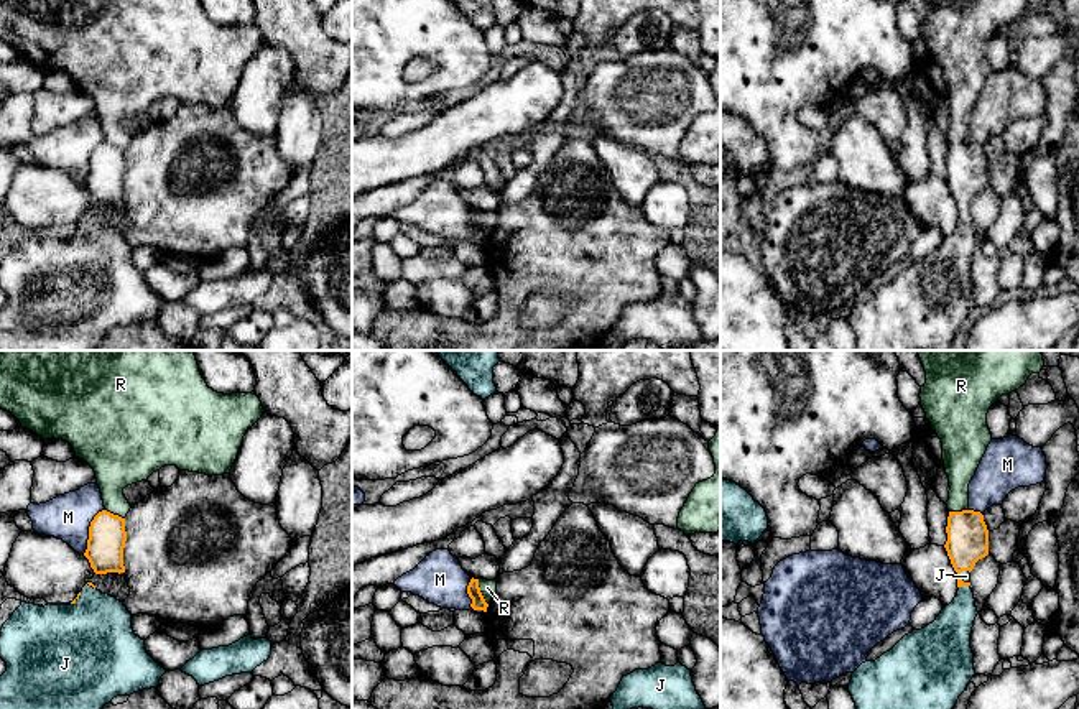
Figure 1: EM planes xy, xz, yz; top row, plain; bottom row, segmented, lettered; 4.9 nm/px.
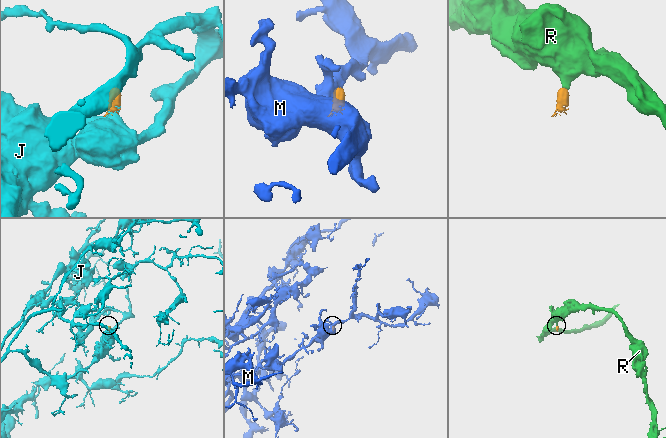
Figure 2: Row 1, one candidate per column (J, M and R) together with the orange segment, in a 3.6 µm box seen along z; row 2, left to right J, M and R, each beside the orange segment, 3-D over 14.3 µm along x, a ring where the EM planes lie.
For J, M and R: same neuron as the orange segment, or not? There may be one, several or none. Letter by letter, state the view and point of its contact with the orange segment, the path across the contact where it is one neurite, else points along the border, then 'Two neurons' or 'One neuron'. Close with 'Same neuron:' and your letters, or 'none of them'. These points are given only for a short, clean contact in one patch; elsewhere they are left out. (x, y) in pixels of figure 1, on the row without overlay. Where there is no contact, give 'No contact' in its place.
J: Touches orange at yz (959, 209). Path across: yz (967, 168), (959, 209), (966, 208). One neuron
M: Touches orange at xy (89, 162). Boundary: xy (104, 140), (91, 153), (87, 180), (83, 185). Two neurons
R: Touches orange at xz (481, 224). Boundary: xz (477, 211), (479, 222), (487, 236). Two neurons
Same neuron: J

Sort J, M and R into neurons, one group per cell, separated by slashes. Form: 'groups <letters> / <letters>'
groups J / M / R

